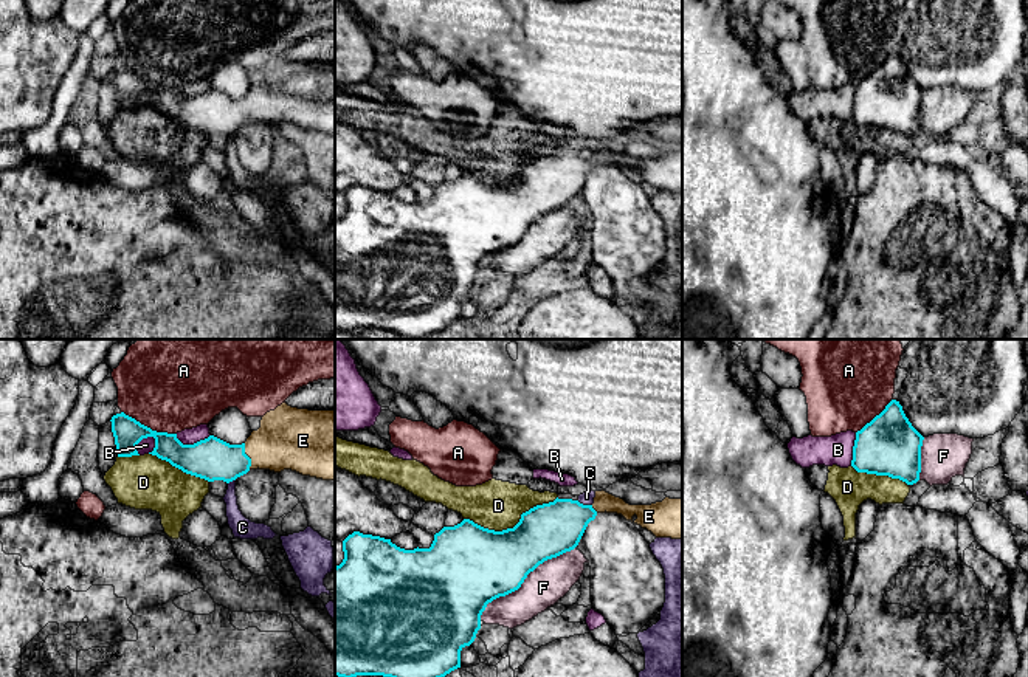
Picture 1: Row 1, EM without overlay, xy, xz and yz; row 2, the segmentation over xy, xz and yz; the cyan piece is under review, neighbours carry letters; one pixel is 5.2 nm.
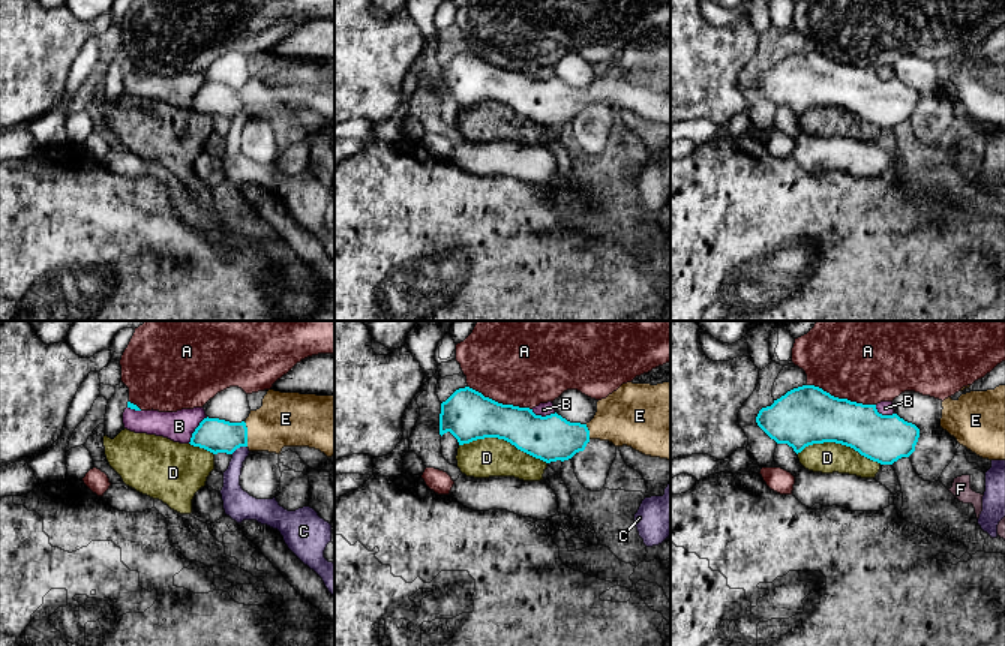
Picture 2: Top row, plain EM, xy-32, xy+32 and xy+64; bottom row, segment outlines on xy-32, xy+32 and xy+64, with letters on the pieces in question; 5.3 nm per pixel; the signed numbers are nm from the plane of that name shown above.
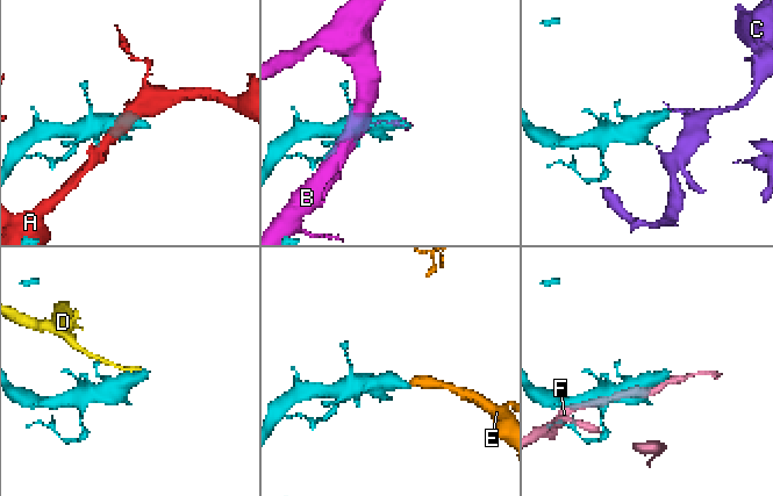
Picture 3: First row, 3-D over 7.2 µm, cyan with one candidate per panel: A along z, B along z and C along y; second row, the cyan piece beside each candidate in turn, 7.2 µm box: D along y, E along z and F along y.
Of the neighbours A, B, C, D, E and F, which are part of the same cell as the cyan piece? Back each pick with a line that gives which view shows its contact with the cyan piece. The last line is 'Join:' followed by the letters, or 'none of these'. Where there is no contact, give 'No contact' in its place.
E: Touches cyan in xy
Join: E

